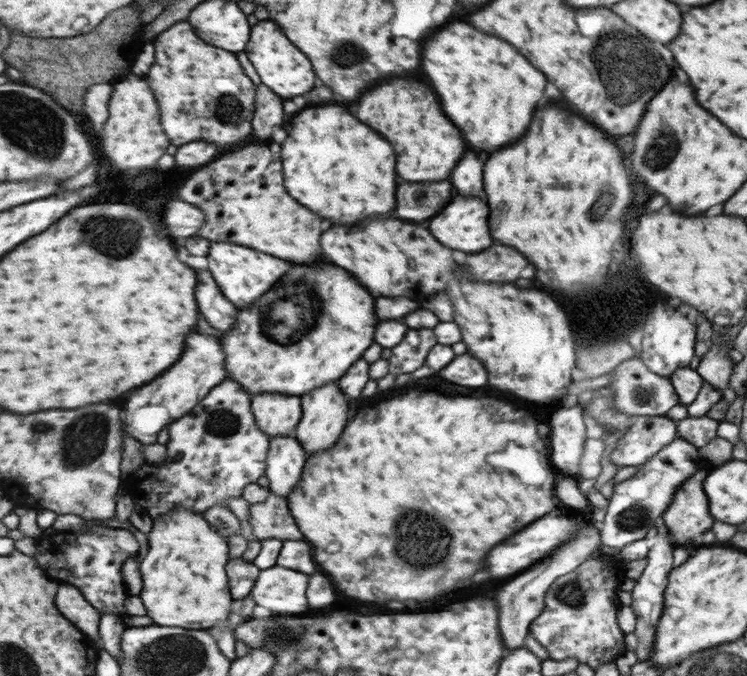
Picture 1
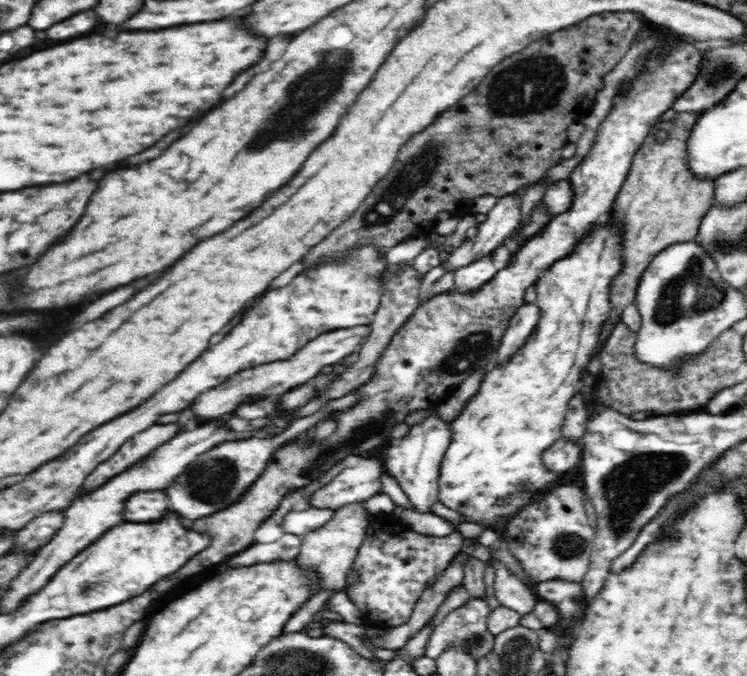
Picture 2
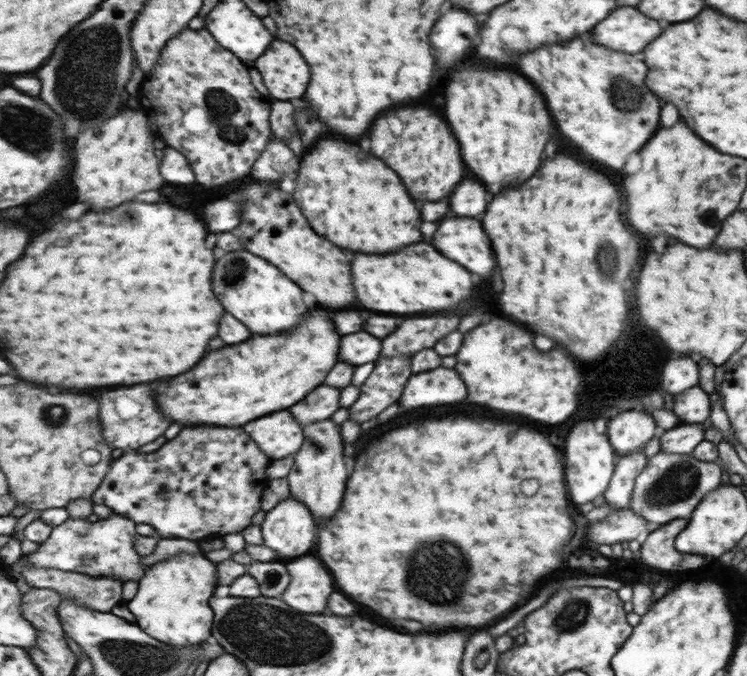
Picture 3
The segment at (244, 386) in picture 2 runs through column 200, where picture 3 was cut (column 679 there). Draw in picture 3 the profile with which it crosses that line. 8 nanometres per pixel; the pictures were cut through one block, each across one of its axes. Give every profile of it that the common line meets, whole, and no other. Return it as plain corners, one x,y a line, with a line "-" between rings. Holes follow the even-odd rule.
699,386
673,397
673,410
681,422
700,423
709,418
711,402
708,393

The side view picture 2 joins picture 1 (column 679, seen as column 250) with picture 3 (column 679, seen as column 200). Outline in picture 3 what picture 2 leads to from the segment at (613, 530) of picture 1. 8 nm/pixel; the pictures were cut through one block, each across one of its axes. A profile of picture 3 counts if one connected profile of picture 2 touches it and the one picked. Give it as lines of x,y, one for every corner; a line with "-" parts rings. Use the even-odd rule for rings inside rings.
659,451
647,460
644,470
636,477
635,485
630,499
629,509
650,523
650,530
656,530
661,525
676,518
688,519
702,497
711,490
718,488
722,482
722,470
719,462
706,462
694,458
692,454
674,454

